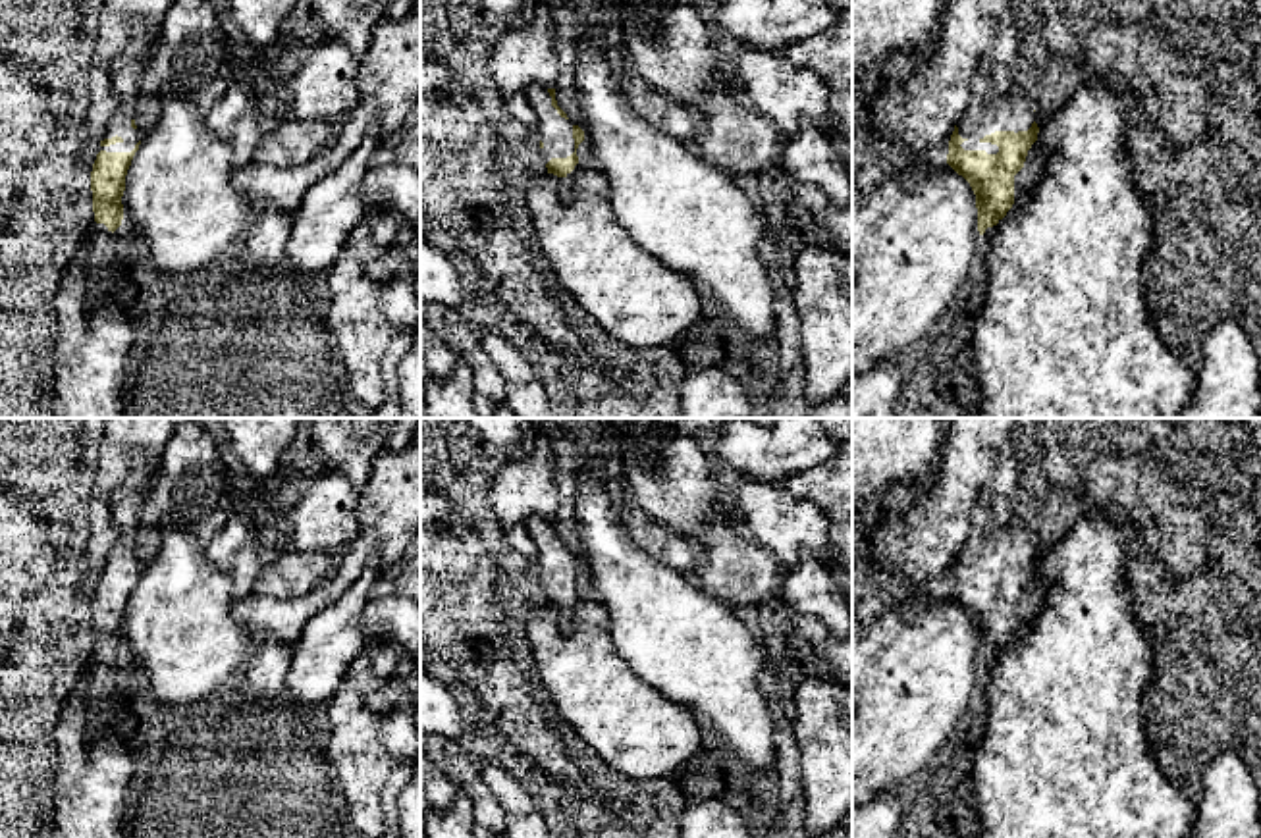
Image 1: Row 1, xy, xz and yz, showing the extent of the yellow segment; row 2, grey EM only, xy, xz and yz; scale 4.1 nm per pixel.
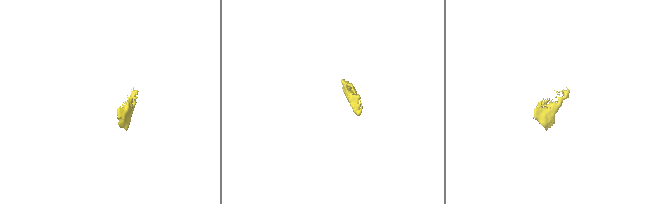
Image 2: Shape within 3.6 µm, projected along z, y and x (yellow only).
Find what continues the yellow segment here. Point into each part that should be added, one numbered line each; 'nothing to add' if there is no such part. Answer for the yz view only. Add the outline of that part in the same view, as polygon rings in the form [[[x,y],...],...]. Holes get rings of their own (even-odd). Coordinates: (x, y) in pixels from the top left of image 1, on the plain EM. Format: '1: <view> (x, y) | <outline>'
1: yz (1015, 544) | [[[983,495],[974,507],[964,543],[956,551],[958,566],[964,570],[960,576],[964,582],[997,586],[997,576],[981,572],[985,566],[995,563],[1028,563],[1037,549],[1028,526],[1003,528],[989,539],[991,520],[993,497]]]

